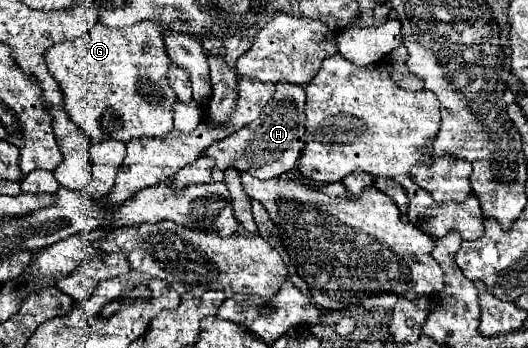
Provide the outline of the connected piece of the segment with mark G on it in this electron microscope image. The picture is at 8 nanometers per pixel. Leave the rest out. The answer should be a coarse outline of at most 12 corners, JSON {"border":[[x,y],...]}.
{"border":[[98,22],[46,50],[92,144],[172,130],[166,26]]}

